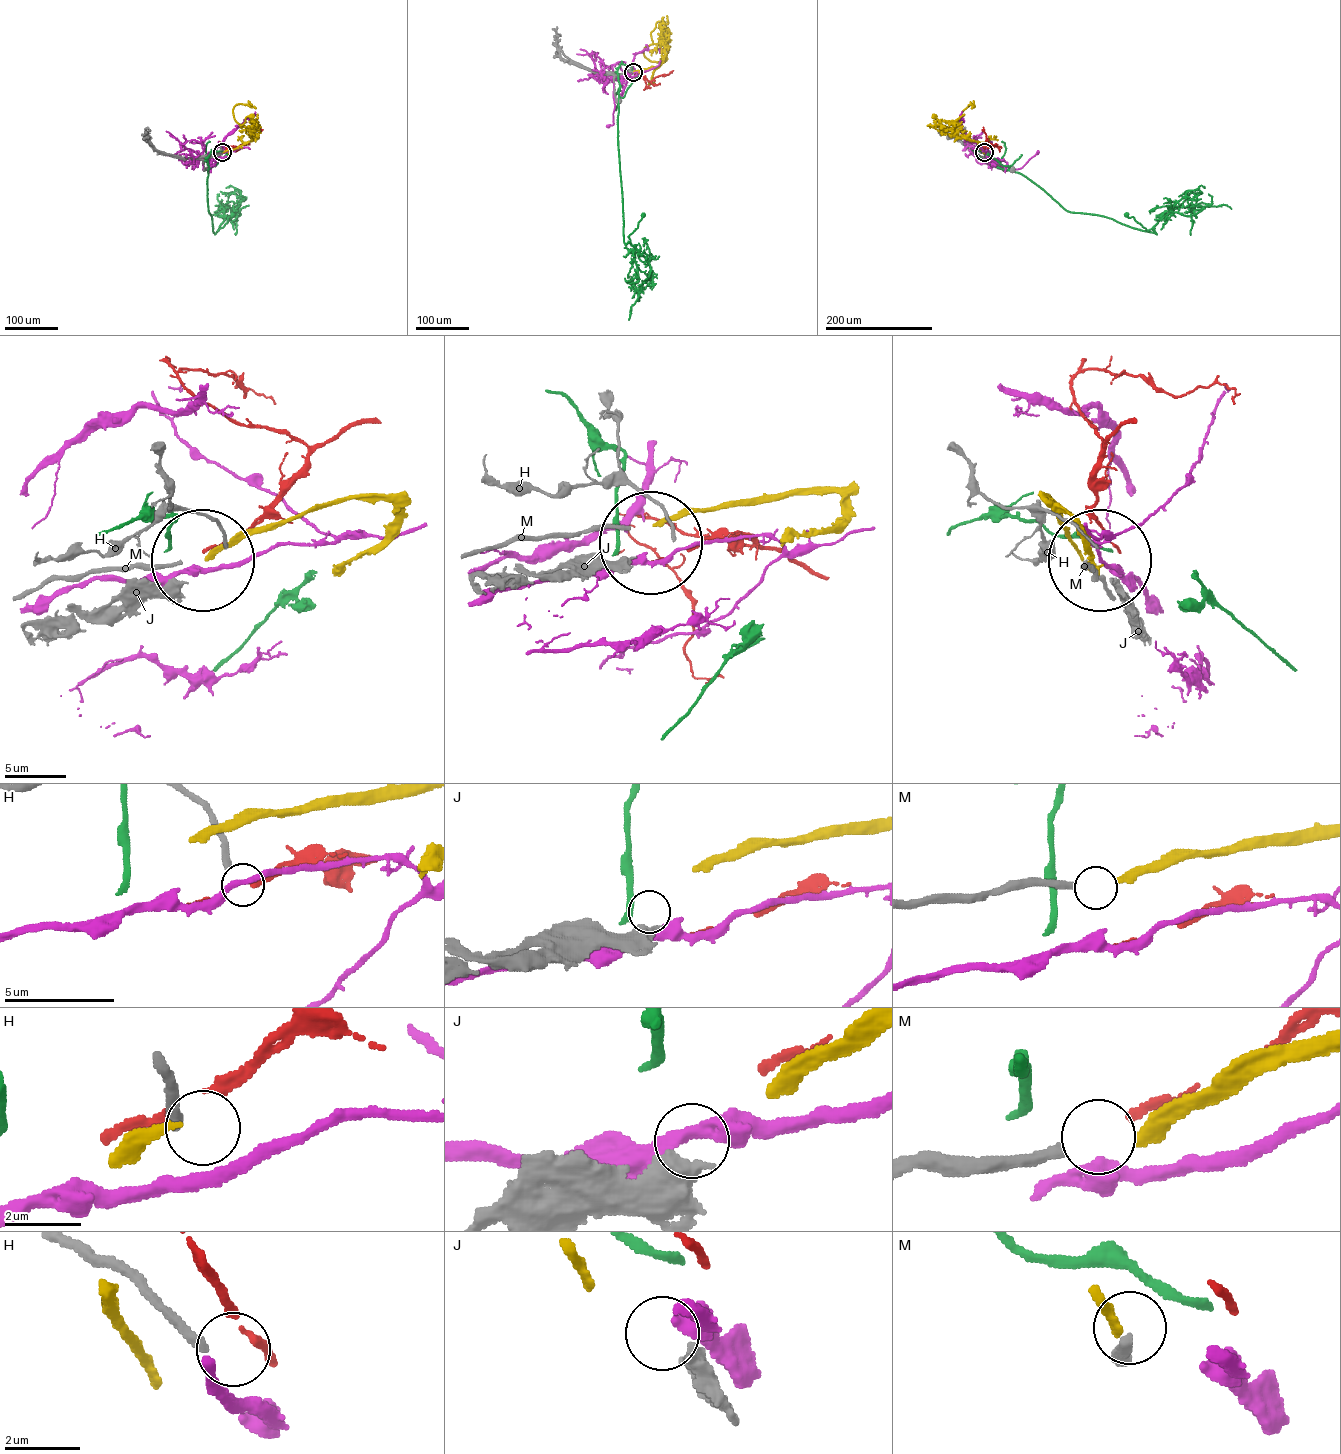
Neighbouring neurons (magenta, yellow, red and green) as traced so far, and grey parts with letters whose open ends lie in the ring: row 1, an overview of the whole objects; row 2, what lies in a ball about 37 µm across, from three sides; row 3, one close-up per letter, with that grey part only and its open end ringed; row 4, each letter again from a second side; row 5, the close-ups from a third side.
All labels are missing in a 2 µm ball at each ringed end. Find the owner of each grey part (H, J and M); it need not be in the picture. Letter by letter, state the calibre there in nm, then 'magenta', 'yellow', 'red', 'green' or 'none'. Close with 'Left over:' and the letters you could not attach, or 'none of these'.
H: 280 nm thick; none
J: 360 nm thick; none
M: 320 nm thick; none
Left over: H, J, M

